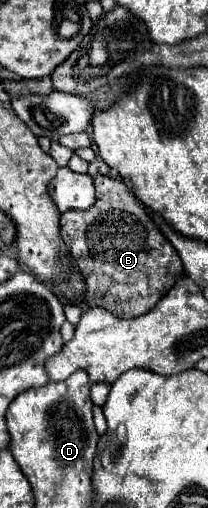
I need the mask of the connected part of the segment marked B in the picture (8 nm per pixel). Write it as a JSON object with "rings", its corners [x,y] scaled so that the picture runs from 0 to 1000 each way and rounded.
{"rings":[[[457,346],[457,374],[466,394],[438,409],[322,413],[293,425],[303,472],[418,555],[428,602],[514,602],[601,626],[678,622],[832,563],[841,543],[880,539],[870,508],[563,350]]]}

